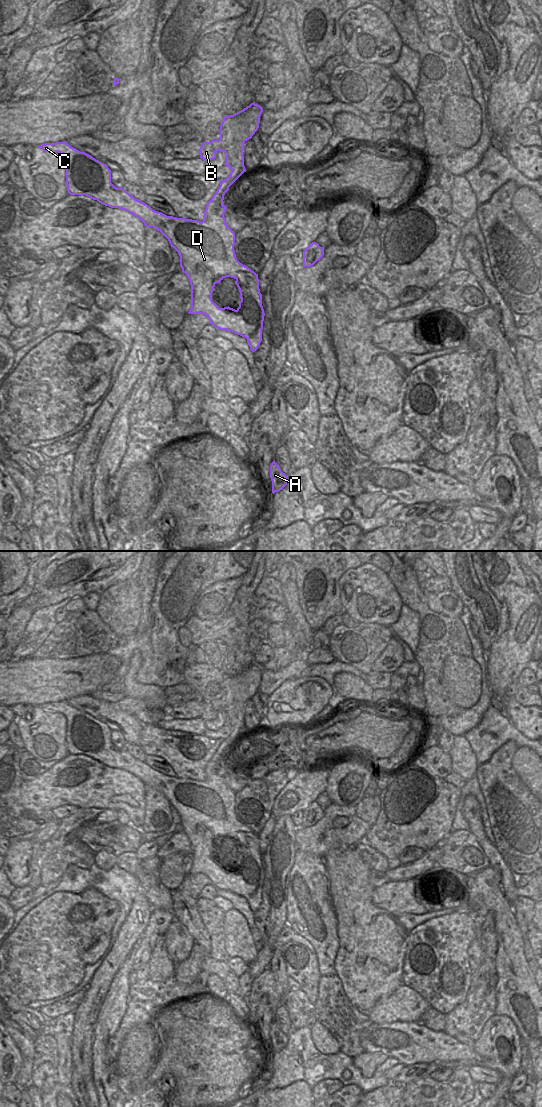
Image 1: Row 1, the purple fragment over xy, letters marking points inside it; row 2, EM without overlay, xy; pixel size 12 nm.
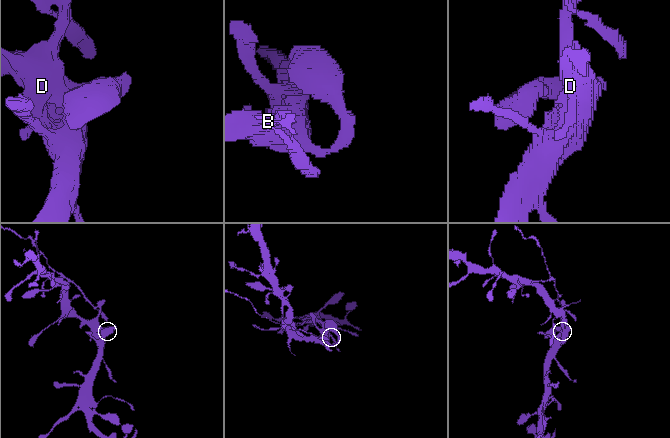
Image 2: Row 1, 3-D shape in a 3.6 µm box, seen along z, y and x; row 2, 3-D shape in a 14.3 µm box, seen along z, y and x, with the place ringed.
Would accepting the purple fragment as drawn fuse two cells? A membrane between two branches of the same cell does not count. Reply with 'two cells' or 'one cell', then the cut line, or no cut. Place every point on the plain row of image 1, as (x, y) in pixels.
two cells; cut xy (210, 702), (216, 711)

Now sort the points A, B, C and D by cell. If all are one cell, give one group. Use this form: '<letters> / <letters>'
A C D / B

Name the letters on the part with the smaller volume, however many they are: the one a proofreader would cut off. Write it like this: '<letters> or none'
B

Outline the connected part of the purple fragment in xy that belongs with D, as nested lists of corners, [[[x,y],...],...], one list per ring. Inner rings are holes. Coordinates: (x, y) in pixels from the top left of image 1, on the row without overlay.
[[[251,663],[249,666],[243,670],[230,675],[224,676],[223,681],[220,685],[220,699],[212,700],[211,705],[215,711],[223,711],[226,714],[225,726],[231,729],[230,735],[220,741],[220,746],[207,763],[206,769],[204,771],[204,780],[202,782],[198,780],[177,778],[173,776],[167,776],[161,772],[153,770],[150,766],[135,759],[131,756],[124,748],[117,748],[111,743],[111,730],[106,724],[96,720],[91,715],[80,712],[79,710],[71,707],[67,702],[56,702],[56,703],[45,703],[37,707],[41,708],[44,712],[49,712],[54,714],[56,712],[63,714],[66,717],[66,745],[67,751],[70,755],[85,755],[93,760],[97,760],[99,763],[109,766],[111,768],[119,768],[125,770],[135,777],[139,778],[146,787],[153,787],[160,791],[169,801],[171,807],[173,807],[180,816],[180,826],[182,832],[185,833],[190,841],[191,845],[191,868],[189,874],[204,874],[215,888],[220,890],[231,891],[237,895],[240,895],[247,899],[247,903],[252,912],[255,912],[261,901],[262,901],[262,889],[264,881],[264,869],[262,866],[262,854],[259,849],[259,839],[258,834],[252,831],[247,826],[240,823],[234,811],[235,805],[235,793],[226,784],[226,779],[224,777],[225,770],[227,767],[223,764],[224,755],[229,750],[229,747],[244,733],[246,732],[244,726],[244,716],[243,709],[244,703],[251,699],[252,696],[259,688],[260,676],[263,672],[261,666]],[[226,837],[234,838],[235,844],[237,845],[241,861],[239,862],[239,867],[235,870],[233,868],[224,867],[219,868],[212,861],[212,853],[216,843],[221,843],[220,841]]]

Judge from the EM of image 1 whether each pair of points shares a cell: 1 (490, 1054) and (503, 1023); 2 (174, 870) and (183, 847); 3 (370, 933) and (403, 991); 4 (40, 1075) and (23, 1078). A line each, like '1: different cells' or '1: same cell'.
1: same cell
2: different cells
3: different cells
4: different cells

